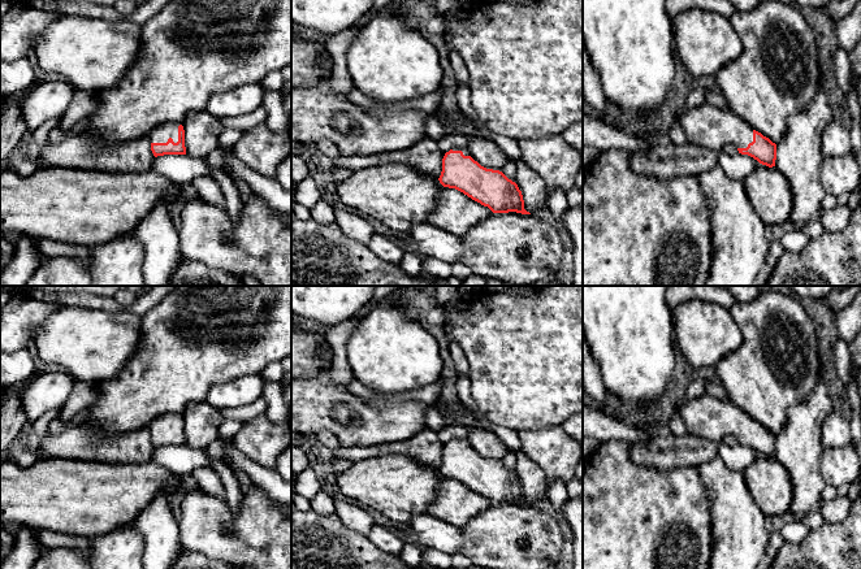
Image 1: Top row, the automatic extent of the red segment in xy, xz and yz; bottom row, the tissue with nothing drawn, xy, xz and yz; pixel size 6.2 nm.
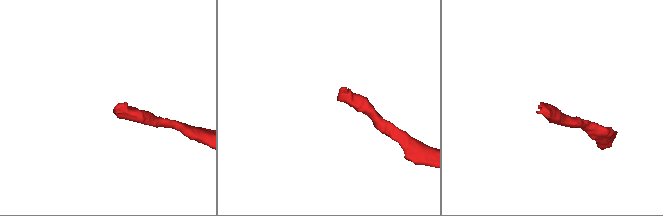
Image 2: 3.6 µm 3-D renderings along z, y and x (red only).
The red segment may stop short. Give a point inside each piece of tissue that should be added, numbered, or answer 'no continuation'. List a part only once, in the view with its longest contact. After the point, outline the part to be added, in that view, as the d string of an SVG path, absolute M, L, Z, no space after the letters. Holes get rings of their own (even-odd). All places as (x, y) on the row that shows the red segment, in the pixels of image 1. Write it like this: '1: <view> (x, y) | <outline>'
1: xy (160, 134) | M168 122L156 126L148 135L151 143L166 143L169 138L178 142L178 123Z

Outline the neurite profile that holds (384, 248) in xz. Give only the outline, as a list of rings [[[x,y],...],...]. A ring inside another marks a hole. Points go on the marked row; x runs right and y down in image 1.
[[[373,233],[367,244],[376,257],[394,265],[399,265],[402,256],[406,252],[397,242],[393,242],[381,234]]]

